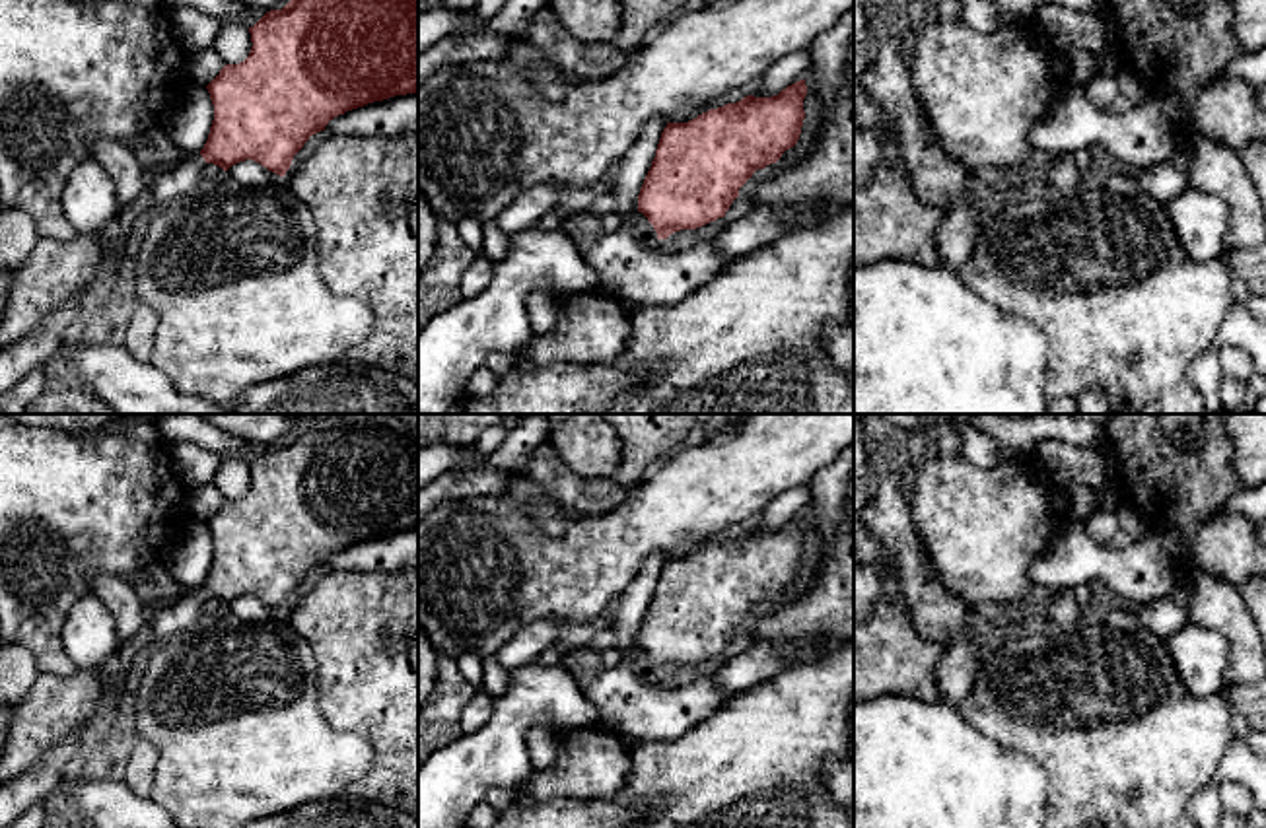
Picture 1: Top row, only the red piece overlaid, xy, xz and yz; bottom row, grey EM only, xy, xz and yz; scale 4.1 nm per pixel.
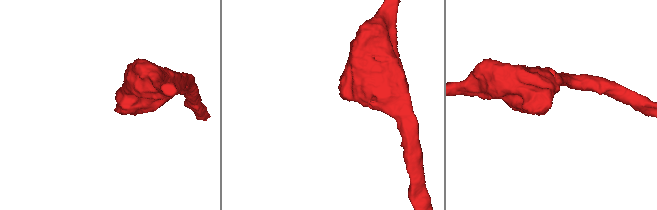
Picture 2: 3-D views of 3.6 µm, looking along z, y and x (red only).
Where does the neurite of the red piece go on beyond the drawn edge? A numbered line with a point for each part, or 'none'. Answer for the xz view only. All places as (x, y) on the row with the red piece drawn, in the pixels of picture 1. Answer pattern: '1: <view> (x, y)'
none

